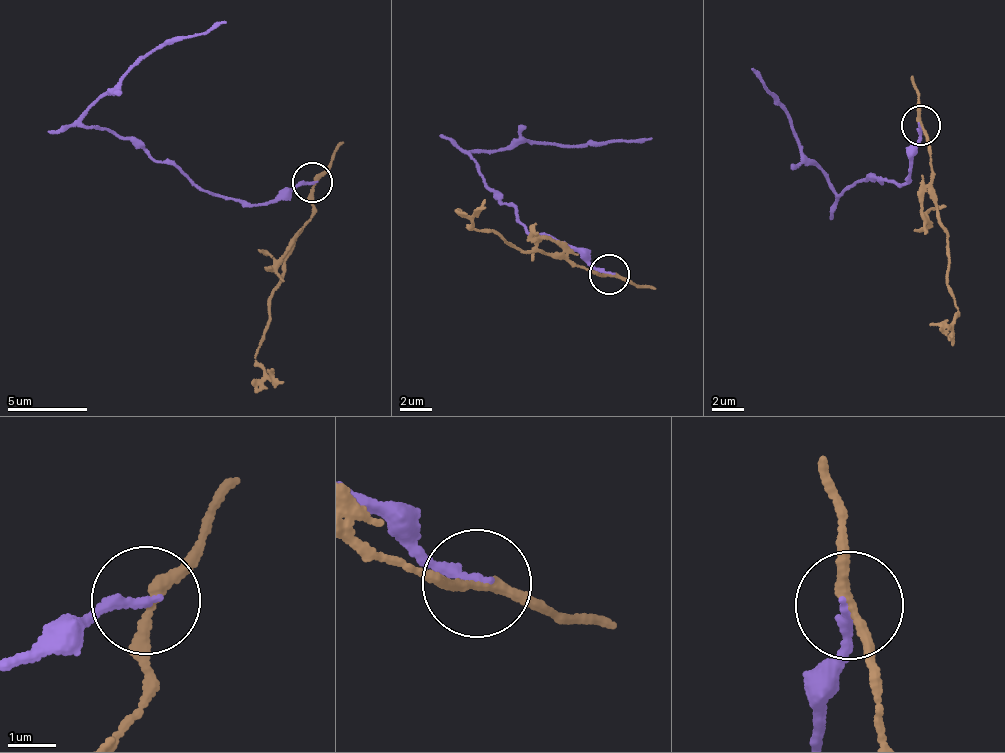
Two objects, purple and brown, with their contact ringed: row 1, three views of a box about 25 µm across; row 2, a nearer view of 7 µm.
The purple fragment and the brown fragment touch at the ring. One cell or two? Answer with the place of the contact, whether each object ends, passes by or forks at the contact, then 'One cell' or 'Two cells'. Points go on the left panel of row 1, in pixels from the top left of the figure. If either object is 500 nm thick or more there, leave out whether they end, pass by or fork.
Place: (312, 182). At the ring purple ends. At the ring brown passes by. Two cells

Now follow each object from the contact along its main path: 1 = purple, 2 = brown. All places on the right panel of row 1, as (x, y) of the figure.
1: (920, 126), (909, 183), (864, 179), (837, 194), (812, 162), (782, 108), (752, 69)
2: (918, 125), (949, 244), (947, 283), (957, 310), (938, 327)

